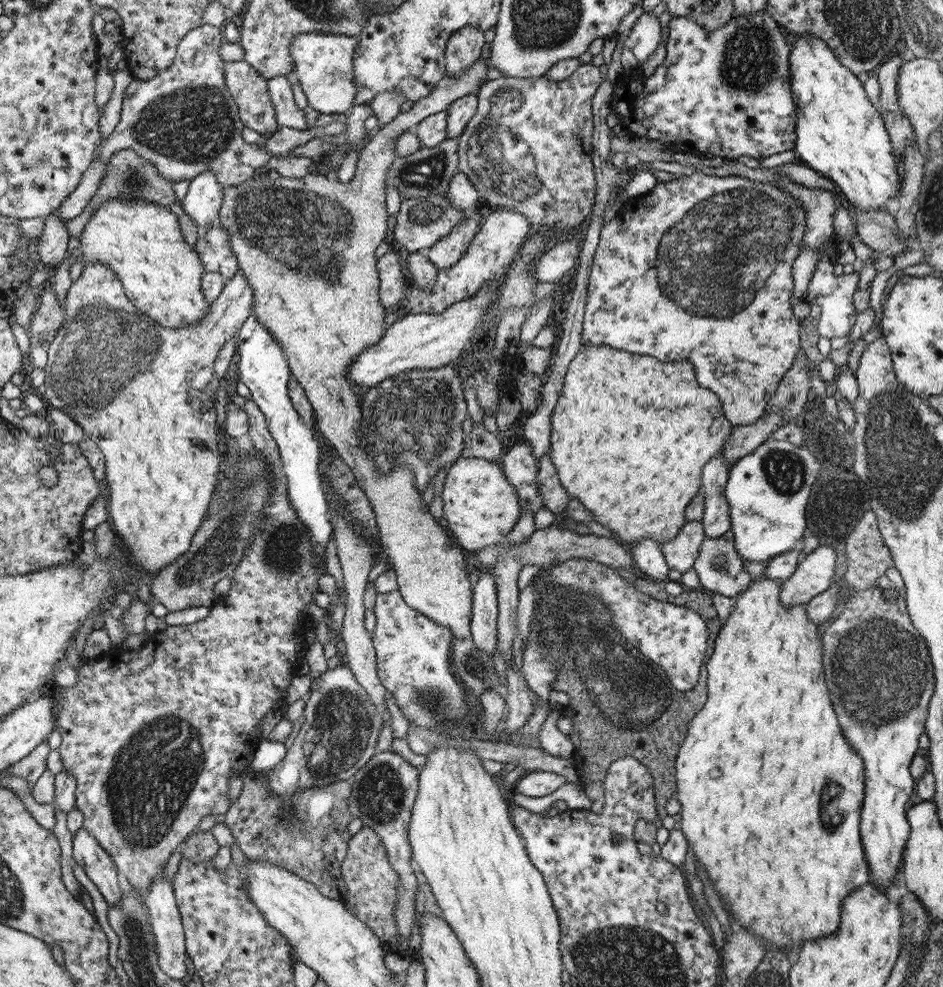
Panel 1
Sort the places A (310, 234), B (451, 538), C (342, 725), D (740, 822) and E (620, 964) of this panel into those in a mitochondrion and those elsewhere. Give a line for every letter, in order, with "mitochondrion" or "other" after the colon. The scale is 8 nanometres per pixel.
A: mitochondrion
B: other
C: mitochondrion
D: other
E: mitochondrion

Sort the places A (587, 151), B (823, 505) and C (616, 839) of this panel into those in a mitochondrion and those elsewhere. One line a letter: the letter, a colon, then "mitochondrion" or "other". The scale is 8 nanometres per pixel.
A: other
B: mitochondrion
C: other

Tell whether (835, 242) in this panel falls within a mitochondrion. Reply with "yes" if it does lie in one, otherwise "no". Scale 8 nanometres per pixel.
no

